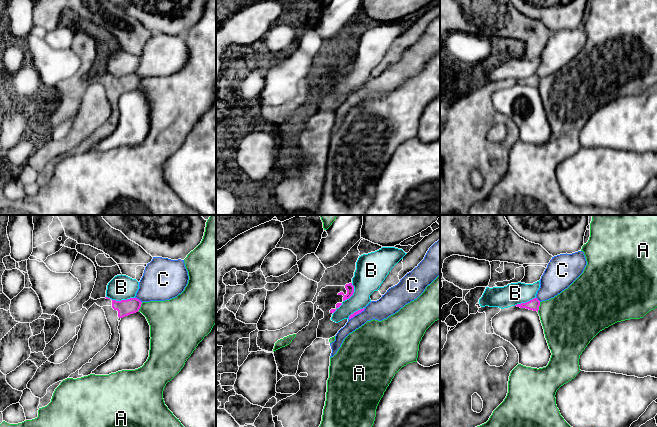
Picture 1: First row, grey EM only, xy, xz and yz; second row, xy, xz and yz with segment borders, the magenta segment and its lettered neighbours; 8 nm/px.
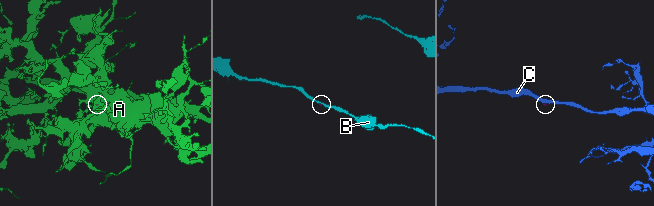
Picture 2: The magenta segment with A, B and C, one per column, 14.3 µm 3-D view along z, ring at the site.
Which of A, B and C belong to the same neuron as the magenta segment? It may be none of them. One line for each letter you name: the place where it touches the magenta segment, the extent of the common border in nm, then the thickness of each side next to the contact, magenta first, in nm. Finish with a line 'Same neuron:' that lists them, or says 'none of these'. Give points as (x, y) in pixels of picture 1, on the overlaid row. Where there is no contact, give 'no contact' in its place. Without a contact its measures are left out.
Same neuron: none of these

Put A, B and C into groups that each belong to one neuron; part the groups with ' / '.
A / B / C

